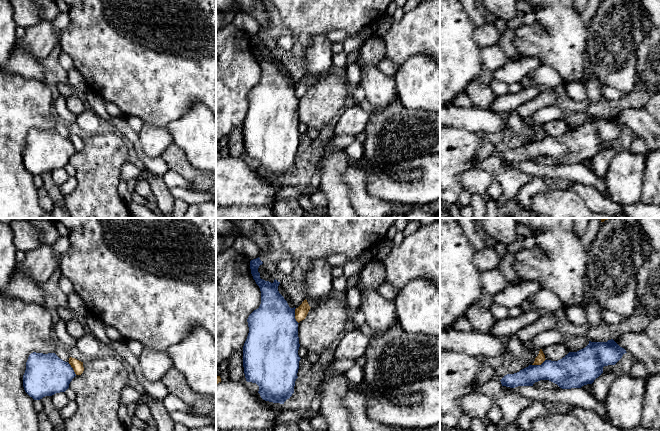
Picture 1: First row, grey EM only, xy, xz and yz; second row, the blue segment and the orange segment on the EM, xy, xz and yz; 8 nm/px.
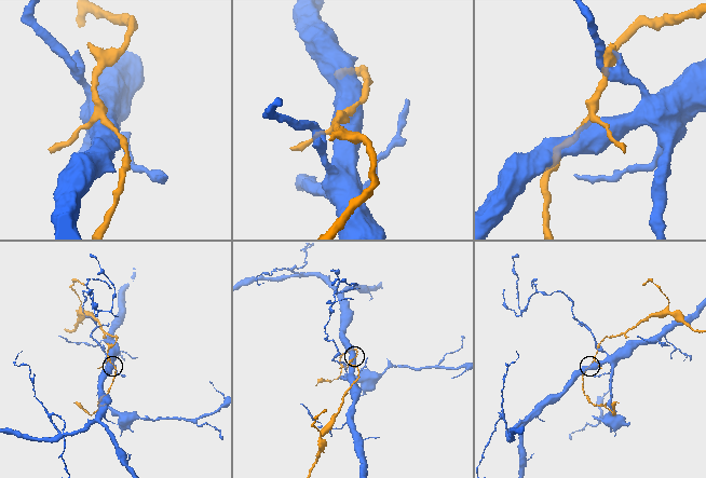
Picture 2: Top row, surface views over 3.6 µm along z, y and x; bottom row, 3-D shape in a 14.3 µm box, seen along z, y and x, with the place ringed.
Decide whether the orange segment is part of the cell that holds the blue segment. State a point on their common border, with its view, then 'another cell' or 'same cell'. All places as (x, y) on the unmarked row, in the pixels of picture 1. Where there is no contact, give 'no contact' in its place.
contact xz (294, 92); another cell

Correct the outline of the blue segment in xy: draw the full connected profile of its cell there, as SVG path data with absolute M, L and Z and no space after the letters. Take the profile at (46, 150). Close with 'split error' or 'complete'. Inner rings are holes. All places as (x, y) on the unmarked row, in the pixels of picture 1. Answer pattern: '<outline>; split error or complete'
M36 129L29 131L23 151L25 168L34 176L65 168L76 152L68 138L55 129Z; complete

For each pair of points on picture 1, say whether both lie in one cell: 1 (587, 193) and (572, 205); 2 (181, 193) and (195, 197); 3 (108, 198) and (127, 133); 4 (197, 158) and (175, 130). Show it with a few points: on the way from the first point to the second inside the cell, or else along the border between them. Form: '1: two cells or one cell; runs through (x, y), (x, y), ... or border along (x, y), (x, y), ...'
1: two cells; border along (571, 188), (589, 207)
2: one cell; runs through (184, 194), (192, 197)
3: two cells; border along (114, 129), (128, 143)
4: one cell; runs through (196, 151), (182, 137)

